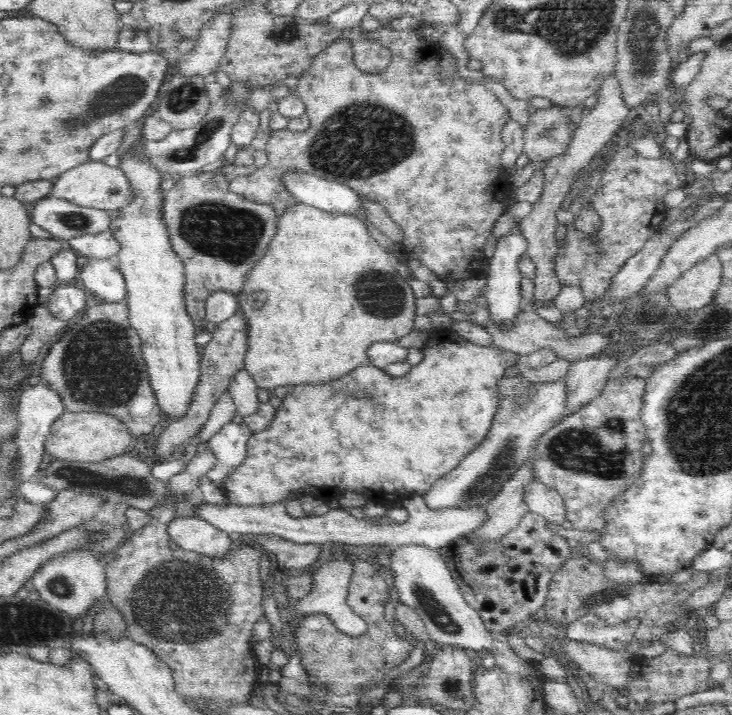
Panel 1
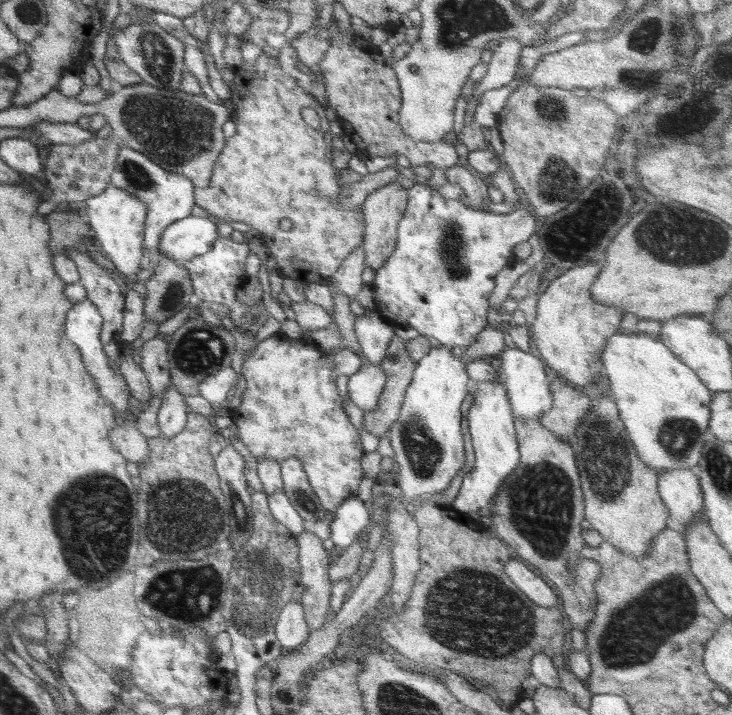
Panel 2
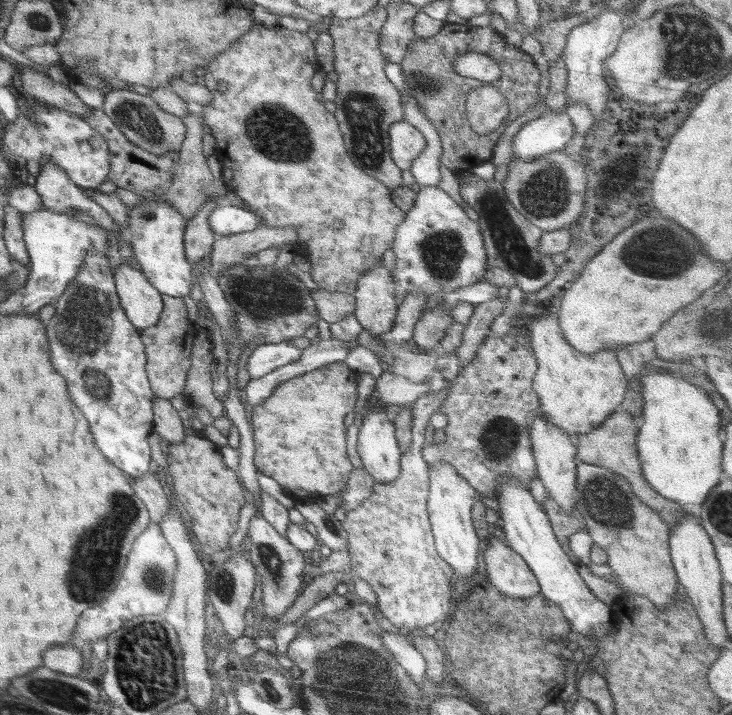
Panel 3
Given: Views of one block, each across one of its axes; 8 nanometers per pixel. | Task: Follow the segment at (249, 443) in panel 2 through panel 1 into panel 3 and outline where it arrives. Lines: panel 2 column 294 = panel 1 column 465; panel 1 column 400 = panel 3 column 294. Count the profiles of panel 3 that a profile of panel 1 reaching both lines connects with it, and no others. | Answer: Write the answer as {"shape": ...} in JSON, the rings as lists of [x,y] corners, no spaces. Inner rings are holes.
{"shape":[[[340,361],[290,378],[276,387],[252,412],[256,445],[253,463],[257,470],[302,500],[314,498],[314,494],[328,496],[344,490],[353,466],[346,453],[343,422],[358,400],[359,381],[360,374]]]}

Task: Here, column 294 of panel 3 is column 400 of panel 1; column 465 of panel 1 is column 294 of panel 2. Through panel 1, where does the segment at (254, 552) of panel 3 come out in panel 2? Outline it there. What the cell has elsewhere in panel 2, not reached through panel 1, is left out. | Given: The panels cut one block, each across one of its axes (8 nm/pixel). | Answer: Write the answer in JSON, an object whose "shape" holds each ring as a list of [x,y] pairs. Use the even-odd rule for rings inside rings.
{"shape":[[[292,599],[282,607],[280,616],[275,623],[275,635],[285,651],[299,647],[311,633],[304,618],[301,601]]]}

